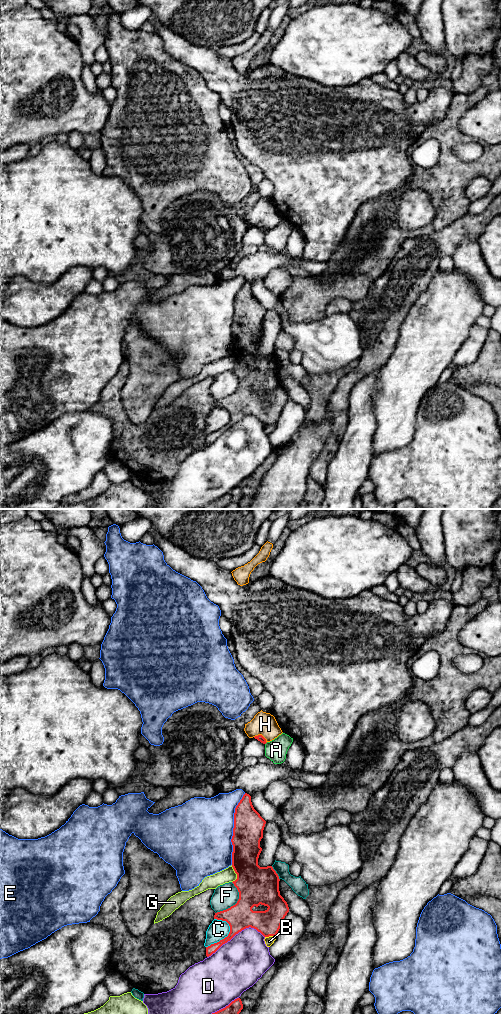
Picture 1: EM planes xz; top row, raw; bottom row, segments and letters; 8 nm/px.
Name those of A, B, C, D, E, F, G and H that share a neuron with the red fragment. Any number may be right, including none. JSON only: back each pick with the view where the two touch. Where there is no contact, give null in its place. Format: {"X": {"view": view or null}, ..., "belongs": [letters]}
{"belongs": []}

